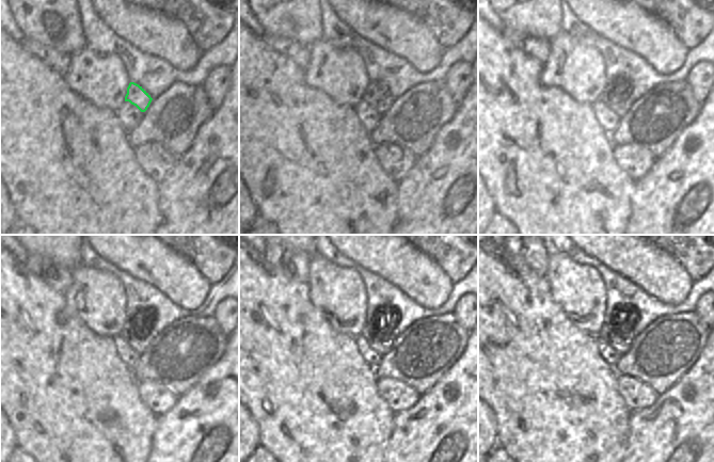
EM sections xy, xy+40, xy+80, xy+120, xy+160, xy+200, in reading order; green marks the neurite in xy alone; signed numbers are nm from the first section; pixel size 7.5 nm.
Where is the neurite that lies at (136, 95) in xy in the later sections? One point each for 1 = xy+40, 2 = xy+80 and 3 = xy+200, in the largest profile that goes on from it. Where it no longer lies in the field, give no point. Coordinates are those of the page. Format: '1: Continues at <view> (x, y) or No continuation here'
1: Continues at xy+40 (376, 94)
2: Continues at xy+80 (616, 96)
3: Continues at xy+200 (617, 335).

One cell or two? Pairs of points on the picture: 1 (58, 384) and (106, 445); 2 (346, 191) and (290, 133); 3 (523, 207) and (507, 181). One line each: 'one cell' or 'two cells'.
1: one cell
2: one cell
3: one cell

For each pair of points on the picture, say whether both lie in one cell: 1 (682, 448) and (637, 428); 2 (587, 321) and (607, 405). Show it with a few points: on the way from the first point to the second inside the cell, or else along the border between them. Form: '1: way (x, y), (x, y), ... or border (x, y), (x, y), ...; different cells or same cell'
1: way (671, 444), (648, 428); same cell
2: border (569, 319), (583, 331), (596, 336); different cells

